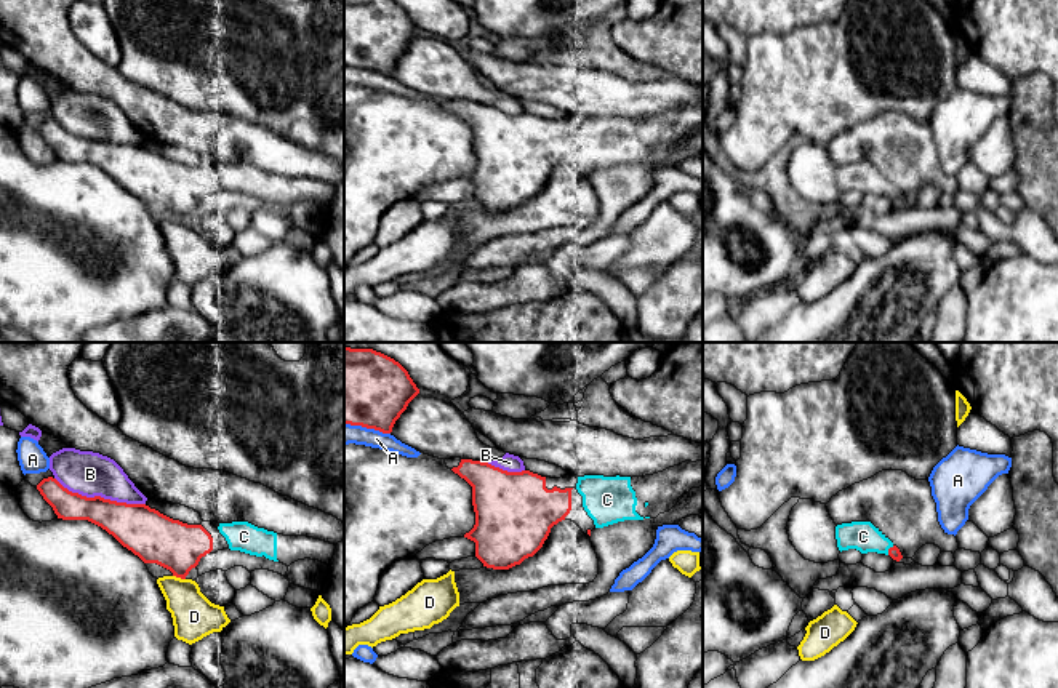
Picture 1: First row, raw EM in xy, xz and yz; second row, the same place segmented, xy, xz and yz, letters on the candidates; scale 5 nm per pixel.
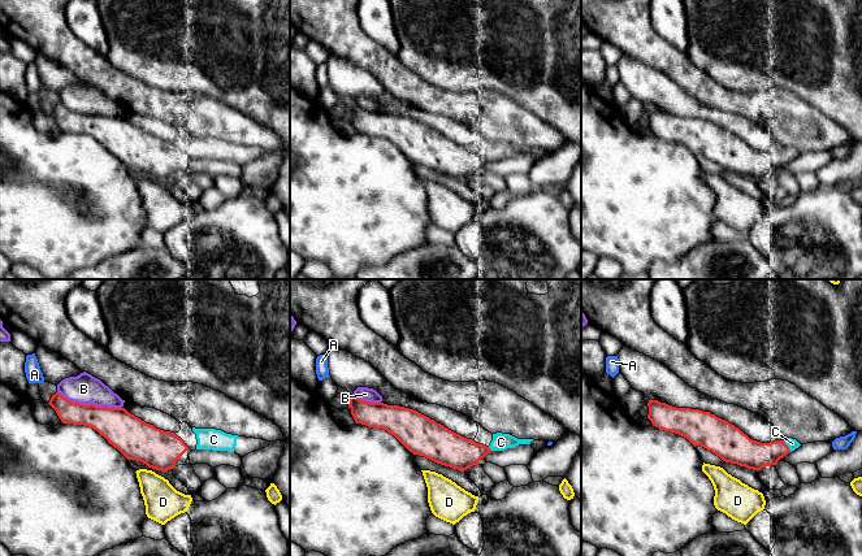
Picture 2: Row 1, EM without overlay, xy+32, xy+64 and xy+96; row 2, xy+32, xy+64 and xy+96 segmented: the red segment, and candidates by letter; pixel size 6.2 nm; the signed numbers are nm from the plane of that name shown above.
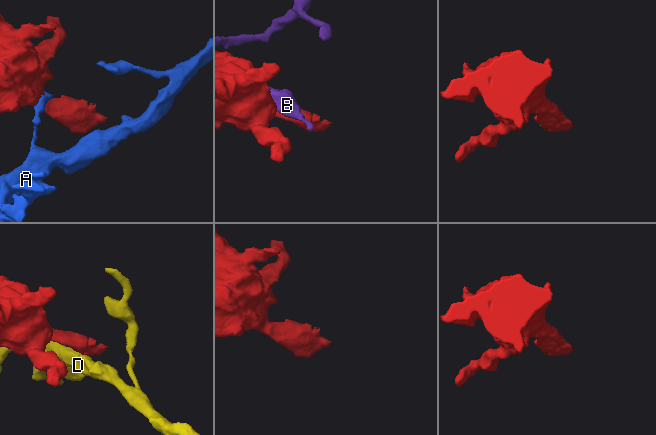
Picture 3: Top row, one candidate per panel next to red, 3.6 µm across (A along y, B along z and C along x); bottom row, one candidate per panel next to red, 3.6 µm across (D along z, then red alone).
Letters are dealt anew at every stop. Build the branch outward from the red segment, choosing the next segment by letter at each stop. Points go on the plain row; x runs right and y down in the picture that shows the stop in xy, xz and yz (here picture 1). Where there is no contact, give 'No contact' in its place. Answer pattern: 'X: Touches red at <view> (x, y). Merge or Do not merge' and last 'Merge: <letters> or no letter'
A: Touches red at xz (367, 69). Do not merge
B: Touches red at xy (100, 138). Do not merge
C: Touches red at yz (889, 191). Merge
D: Touches red at xy (180, 218). Do not merge
Merge: C

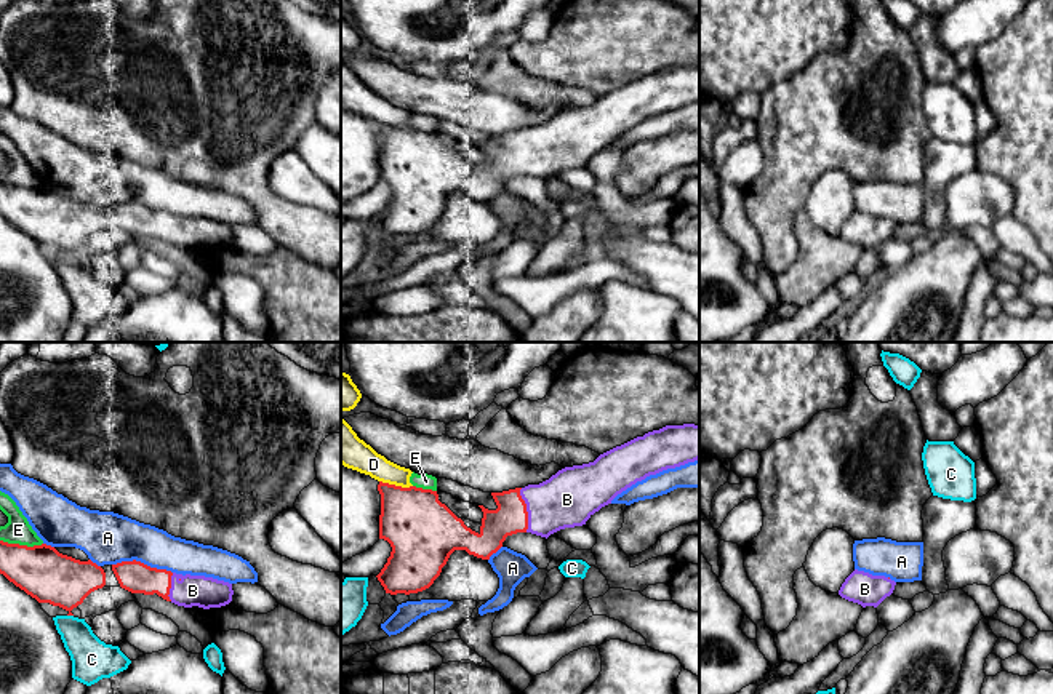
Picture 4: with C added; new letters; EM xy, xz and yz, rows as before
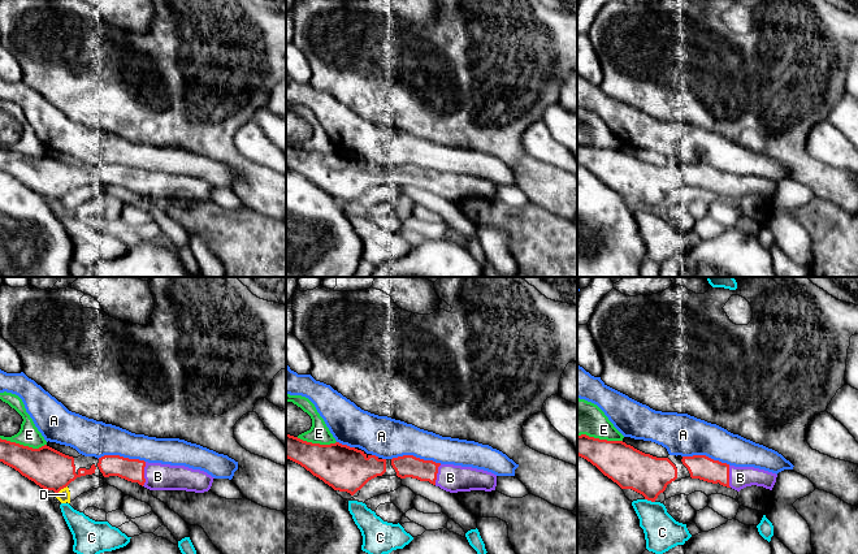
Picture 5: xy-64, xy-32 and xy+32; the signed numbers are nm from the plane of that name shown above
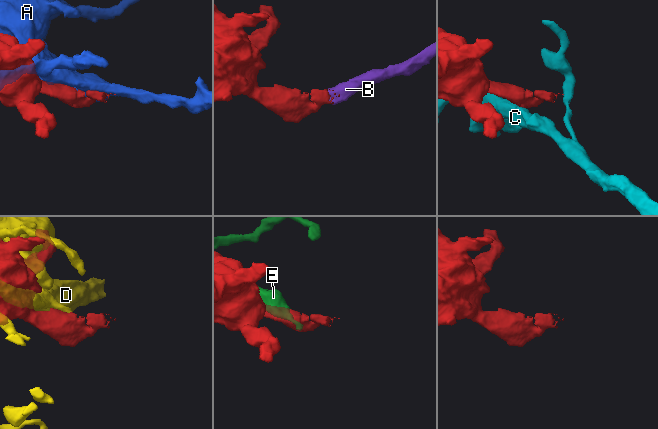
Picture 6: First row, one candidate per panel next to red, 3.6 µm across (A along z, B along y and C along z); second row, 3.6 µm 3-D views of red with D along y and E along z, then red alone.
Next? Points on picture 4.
A: Touches red at xy (143, 205). Do not merge
B: Touches red at xz (525, 152). Merge
C: Touches red at xy (71, 256). Do not merge
D: Touches red at xz (394, 127). Do not merge
E: Touches red at xy (21, 187). Do not merge
Merge: B

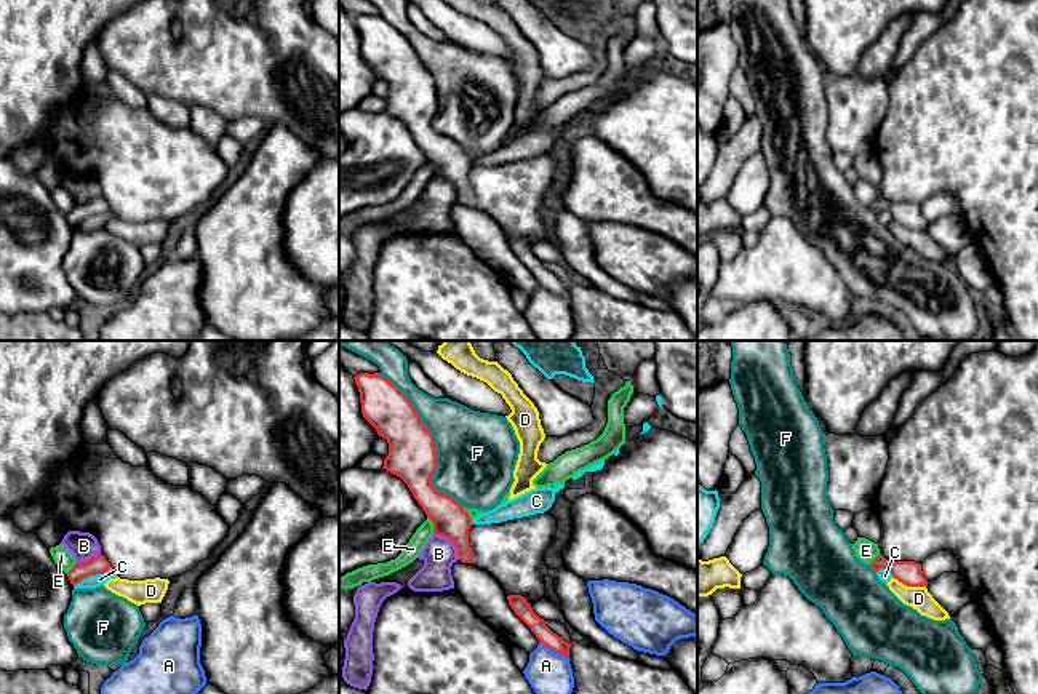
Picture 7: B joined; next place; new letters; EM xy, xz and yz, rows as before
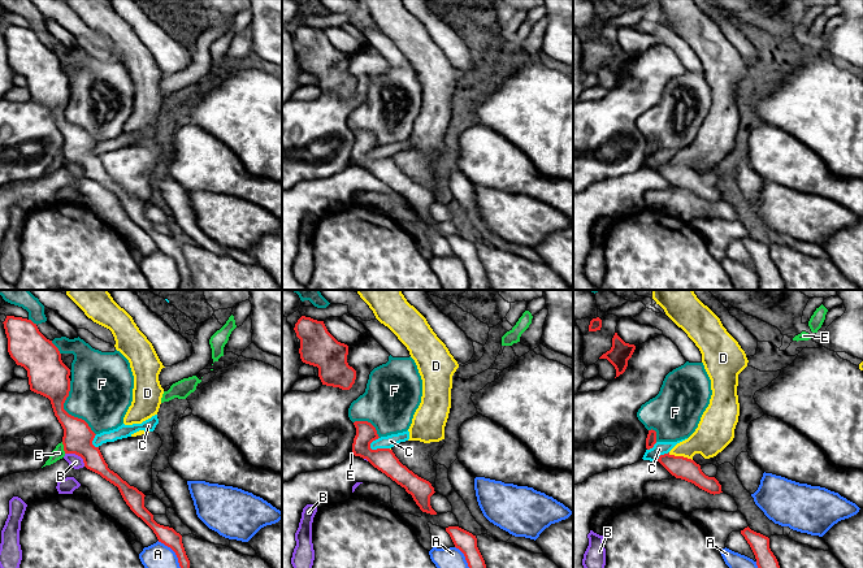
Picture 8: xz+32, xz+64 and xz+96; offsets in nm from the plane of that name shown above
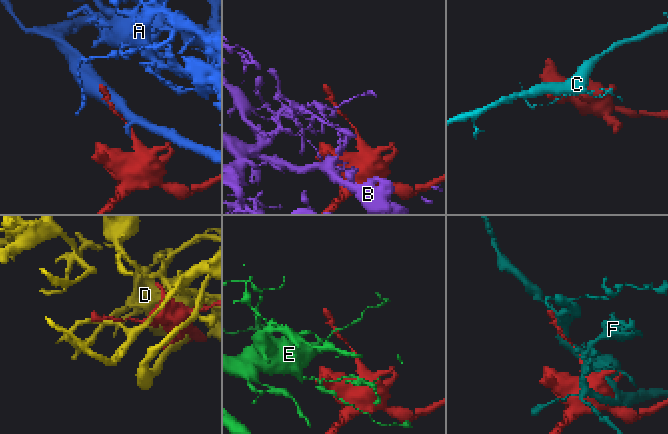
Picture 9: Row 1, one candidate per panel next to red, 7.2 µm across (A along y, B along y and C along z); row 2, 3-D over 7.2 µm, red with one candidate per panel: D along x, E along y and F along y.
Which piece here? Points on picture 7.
A: Touches red at xz (554, 291). Do not merge
B: Touches red at xz (451, 181). Do not merge
C: Touches red at xy (91, 216). Do not merge
D: Touches red at yz (909, 227). Do not merge
E: Touches red at xz (434, 167). Do not merge
F: Touches red at xz (434, 85). Do not merge
Merge: no letter

